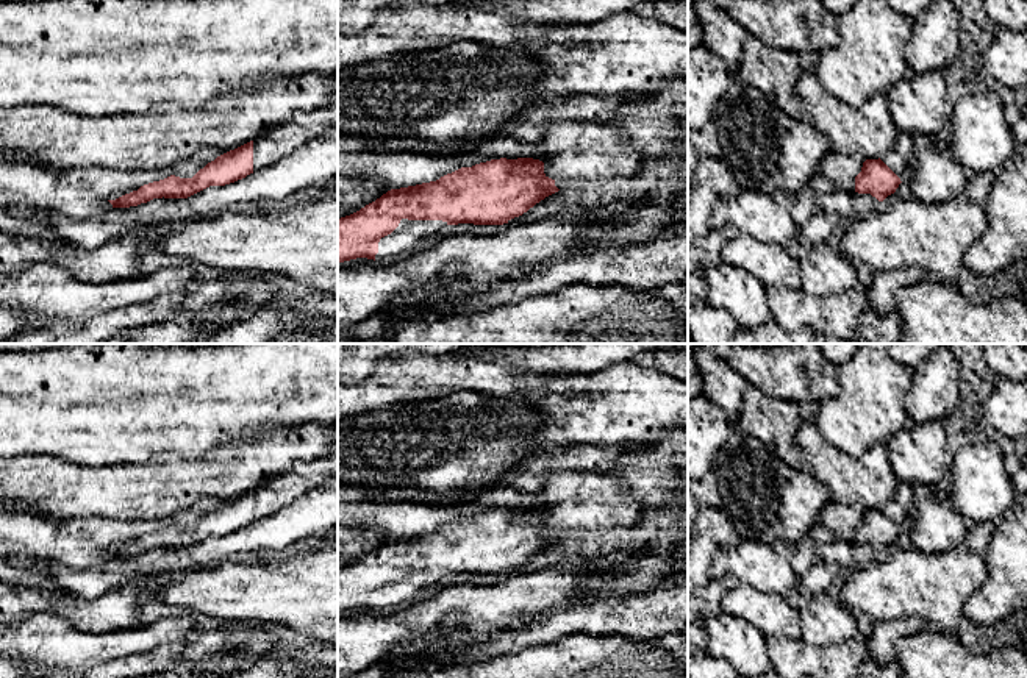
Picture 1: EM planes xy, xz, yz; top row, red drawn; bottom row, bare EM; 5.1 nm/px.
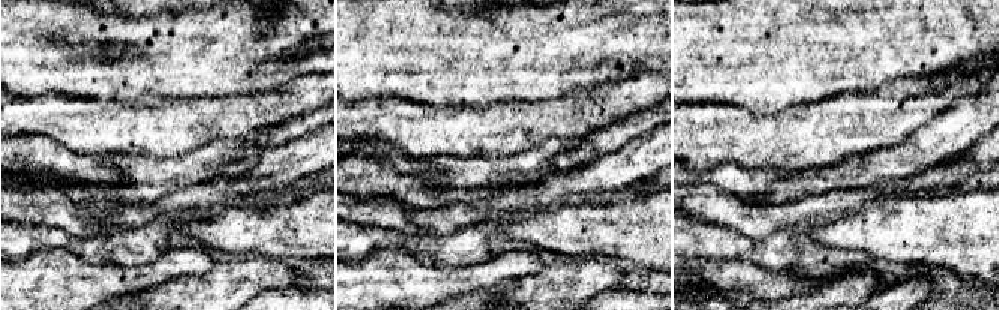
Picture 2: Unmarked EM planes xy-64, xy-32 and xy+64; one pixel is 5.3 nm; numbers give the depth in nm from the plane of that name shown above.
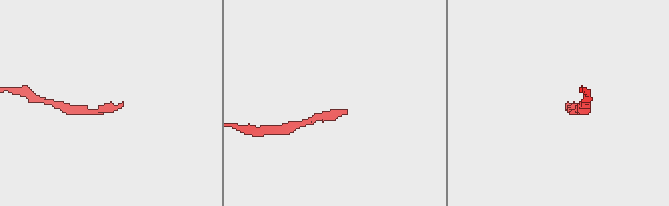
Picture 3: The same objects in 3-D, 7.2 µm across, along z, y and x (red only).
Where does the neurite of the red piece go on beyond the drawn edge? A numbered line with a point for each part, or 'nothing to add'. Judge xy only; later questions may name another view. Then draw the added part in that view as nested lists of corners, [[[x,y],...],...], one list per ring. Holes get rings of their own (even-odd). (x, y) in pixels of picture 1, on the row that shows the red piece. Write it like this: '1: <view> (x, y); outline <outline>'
1: xy (282, 139); outline [[[338,94],[314,111],[297,111],[253,139],[253,172],[267,167],[328,128],[338,127]]]

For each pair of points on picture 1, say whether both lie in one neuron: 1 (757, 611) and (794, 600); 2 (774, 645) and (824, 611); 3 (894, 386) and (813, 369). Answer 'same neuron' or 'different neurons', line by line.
1: different neurons
2: different neurons
3: different neurons

